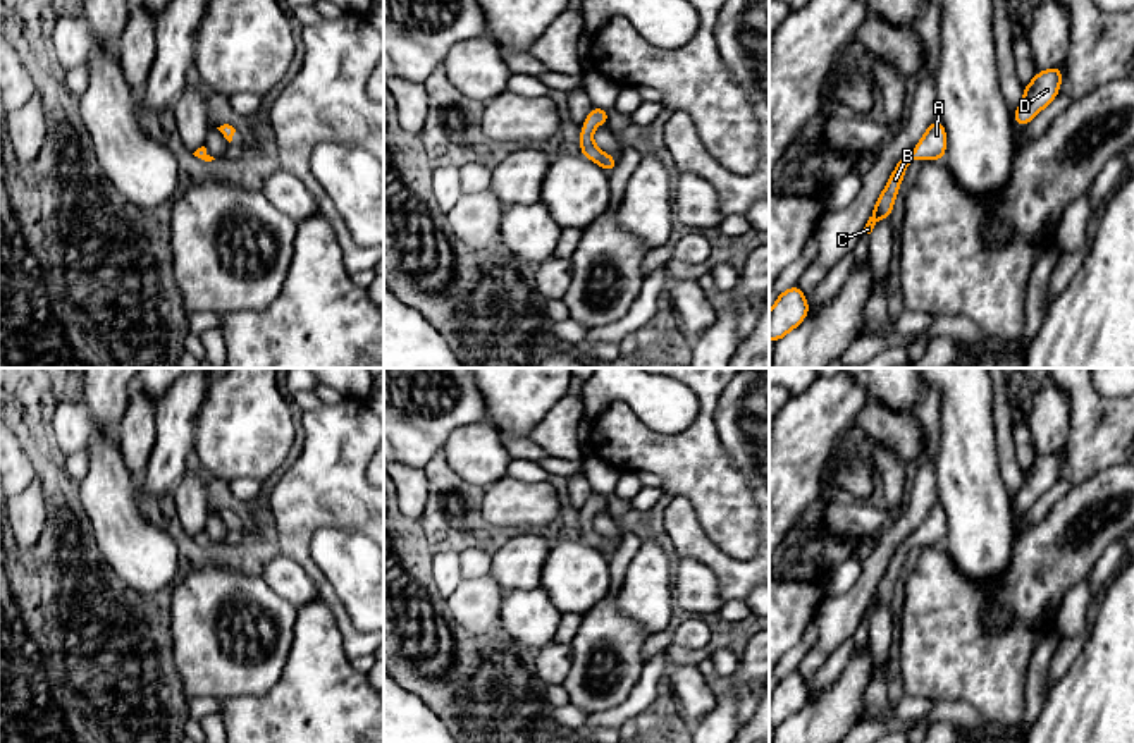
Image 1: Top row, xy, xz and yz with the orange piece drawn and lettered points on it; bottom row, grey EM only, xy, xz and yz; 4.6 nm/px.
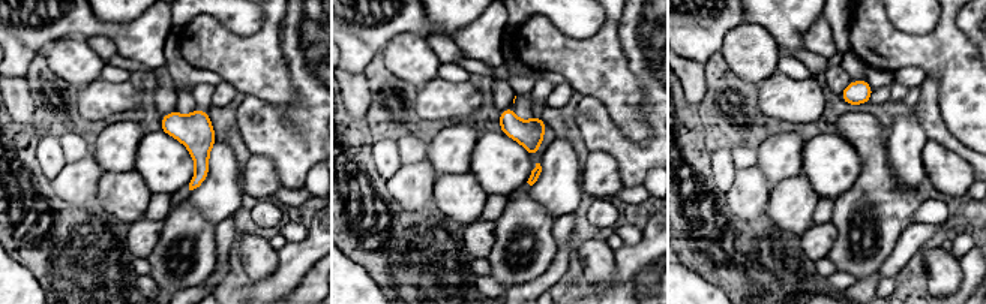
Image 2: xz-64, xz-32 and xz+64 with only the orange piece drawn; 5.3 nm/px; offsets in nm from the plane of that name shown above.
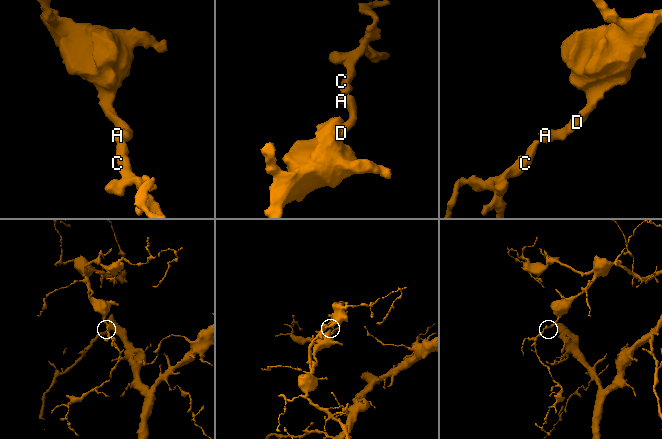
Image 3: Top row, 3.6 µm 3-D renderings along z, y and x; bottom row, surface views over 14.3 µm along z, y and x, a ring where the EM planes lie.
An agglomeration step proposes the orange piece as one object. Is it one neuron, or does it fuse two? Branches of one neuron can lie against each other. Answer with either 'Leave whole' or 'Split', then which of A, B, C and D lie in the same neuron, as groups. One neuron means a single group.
Leave whole. Groups: A B C D

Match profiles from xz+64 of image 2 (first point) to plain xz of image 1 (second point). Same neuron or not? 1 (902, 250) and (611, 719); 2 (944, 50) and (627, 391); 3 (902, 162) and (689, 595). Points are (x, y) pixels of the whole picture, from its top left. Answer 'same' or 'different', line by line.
1: same
2: different
3: different

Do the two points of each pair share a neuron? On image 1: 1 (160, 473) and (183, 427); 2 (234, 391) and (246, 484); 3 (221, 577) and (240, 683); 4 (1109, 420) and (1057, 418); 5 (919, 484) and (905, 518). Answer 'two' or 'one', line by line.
1: one
2: two
3: one
4: two
5: one

